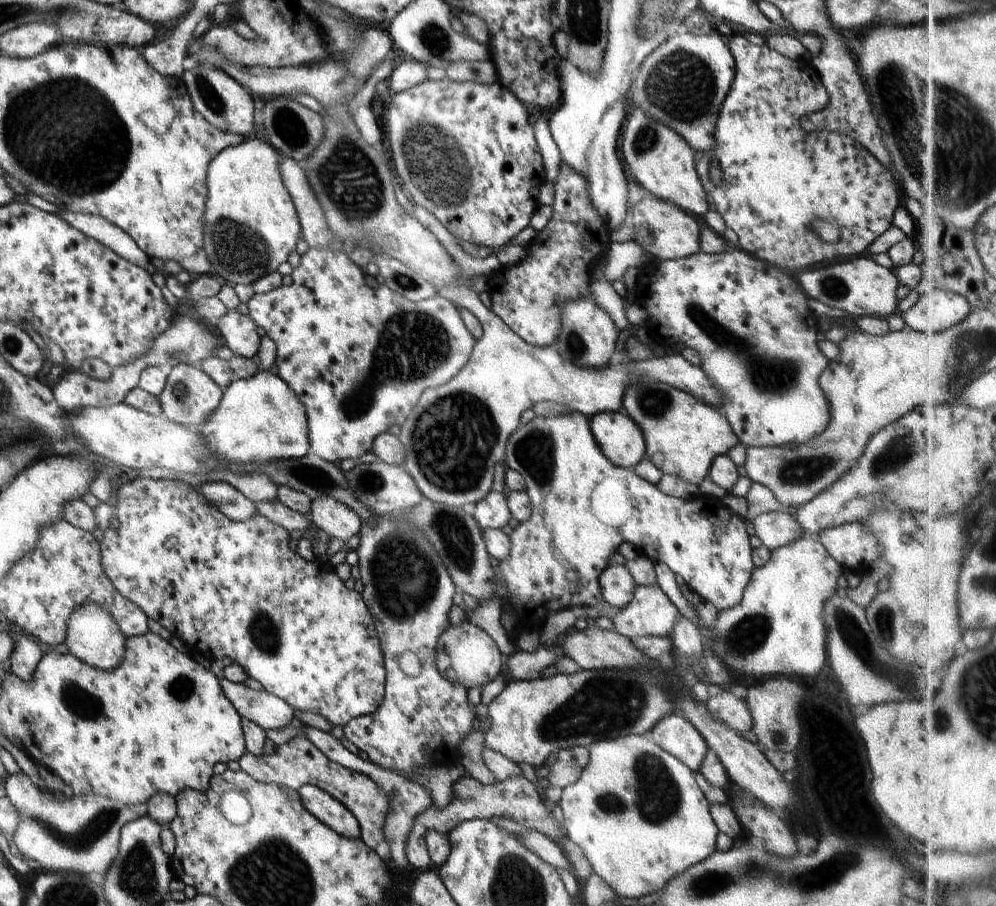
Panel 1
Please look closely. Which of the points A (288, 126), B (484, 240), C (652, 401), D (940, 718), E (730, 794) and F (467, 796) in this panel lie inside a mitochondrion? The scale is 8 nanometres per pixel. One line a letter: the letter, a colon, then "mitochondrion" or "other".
A: mitochondrion
B: other
C: mitochondrion
D: mitochondrion
E: other
F: mitochondrion

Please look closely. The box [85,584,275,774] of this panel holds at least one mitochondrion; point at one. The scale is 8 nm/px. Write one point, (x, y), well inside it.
(181, 688)

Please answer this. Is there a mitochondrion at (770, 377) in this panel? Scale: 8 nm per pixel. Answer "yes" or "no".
yes

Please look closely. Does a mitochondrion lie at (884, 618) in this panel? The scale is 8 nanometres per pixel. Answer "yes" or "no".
yes

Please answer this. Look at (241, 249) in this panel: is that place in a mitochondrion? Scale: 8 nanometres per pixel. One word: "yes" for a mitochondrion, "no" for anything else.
yes

